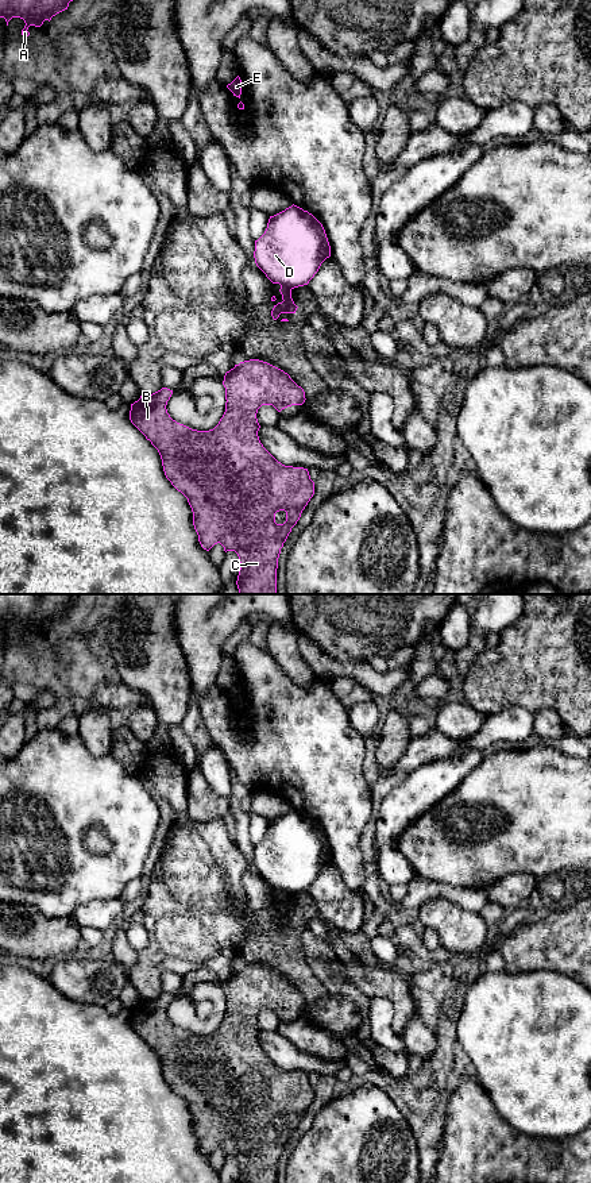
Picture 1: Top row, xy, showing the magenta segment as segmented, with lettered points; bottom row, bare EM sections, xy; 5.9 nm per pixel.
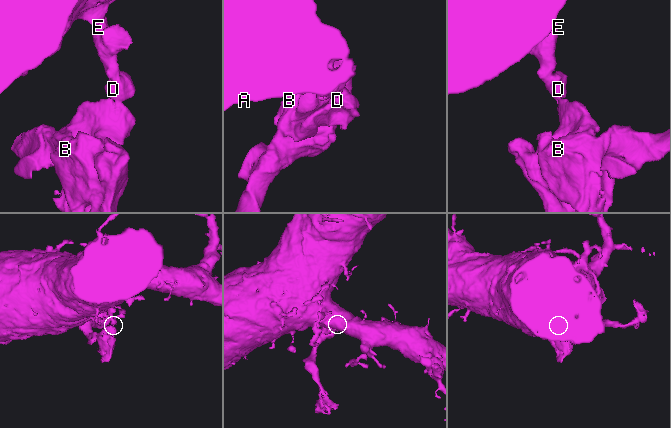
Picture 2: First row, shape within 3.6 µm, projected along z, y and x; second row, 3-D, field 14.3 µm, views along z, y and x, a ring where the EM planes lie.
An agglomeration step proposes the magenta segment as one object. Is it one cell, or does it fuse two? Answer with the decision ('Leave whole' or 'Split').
Split

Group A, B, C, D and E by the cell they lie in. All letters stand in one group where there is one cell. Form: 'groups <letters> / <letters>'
groups A D E / B C

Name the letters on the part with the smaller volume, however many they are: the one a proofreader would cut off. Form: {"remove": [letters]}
{"remove": ["B", "C"]}

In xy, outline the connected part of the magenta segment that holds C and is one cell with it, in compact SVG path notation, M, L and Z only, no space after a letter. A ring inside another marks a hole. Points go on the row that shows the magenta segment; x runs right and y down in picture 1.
M259 359L235 365L225 373L223 385L227 400L225 412L213 429L197 431L173 420L166 409L173 394L173 390L167 388L162 388L152 394L142 394L138 401L131 404L130 420L158 450L166 478L188 498L201 547L209 551L220 543L225 552L235 551L237 554L240 562L236 581L239 593L277 594L277 569L281 548L313 497L314 482L310 479L308 469L285 466L263 447L258 436L260 425L256 413L262 405L273 405L278 412L291 405L302 405L306 400L305 392L287 373ZM279 510L286 512L283 524L275 523L275 513Z

